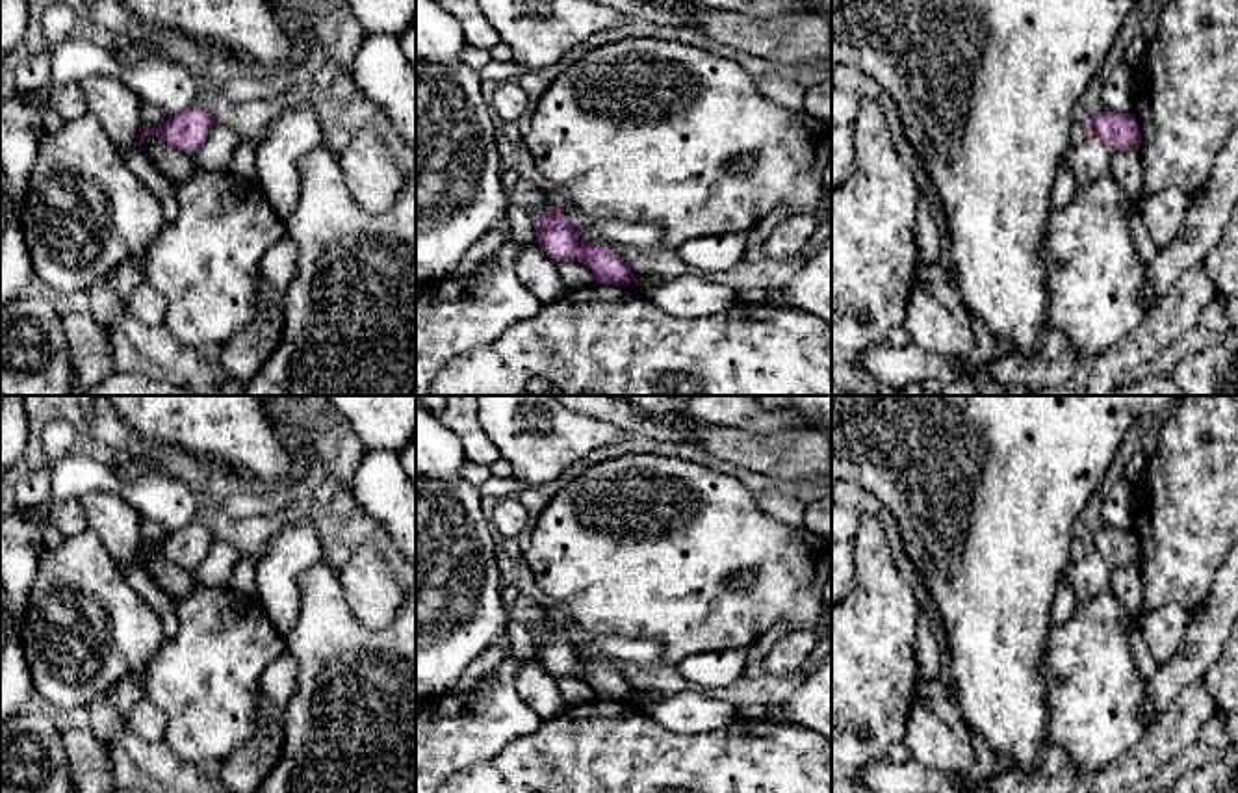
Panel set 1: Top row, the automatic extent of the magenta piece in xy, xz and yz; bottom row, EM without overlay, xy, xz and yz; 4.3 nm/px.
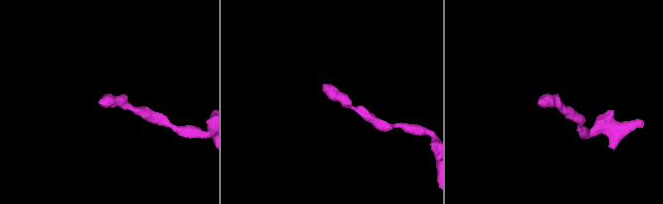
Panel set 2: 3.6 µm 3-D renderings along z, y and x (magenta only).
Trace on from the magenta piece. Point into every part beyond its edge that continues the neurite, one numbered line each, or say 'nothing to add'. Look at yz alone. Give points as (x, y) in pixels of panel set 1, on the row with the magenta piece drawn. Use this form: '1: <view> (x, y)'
nothing to add

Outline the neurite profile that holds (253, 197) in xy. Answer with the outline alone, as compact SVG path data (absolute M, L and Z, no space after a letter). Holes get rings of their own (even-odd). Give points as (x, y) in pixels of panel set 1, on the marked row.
M226 169L197 171L174 199L178 217L137 254L141 286L165 297L165 327L202 351L252 321L260 262L288 227L258 182Z

